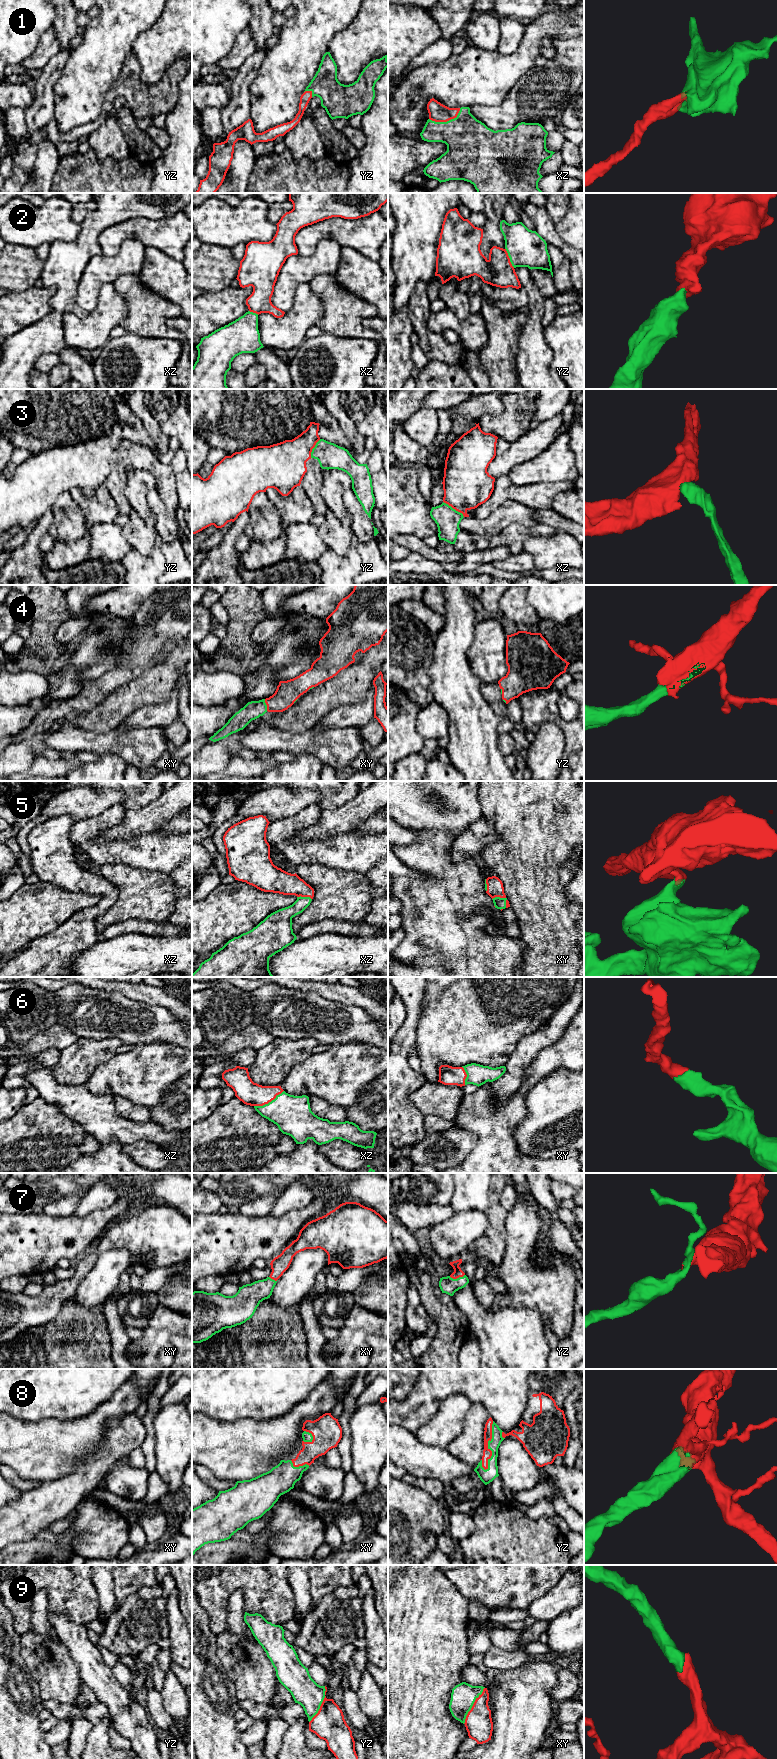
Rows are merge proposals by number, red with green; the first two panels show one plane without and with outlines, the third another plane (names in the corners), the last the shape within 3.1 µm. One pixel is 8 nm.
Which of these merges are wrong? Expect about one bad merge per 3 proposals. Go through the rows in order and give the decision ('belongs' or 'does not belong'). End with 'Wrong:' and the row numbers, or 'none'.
1: belongs
2: belongs
3: belongs
4: belongs
5: belongs
6: belongs
7: belongs
8: belongs
9: belongs
Wrong: none

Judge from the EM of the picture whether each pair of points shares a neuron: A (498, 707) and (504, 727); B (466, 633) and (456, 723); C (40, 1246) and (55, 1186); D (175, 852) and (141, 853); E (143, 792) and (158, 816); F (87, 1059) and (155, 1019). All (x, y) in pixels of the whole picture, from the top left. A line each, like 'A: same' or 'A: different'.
A: same
B: same
C: different
D: same
E: different
F: different

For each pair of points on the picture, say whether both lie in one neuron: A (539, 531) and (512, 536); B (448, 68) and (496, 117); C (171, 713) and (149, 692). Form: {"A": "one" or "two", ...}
{"A": "one", "B": "two", "C": "two"}

